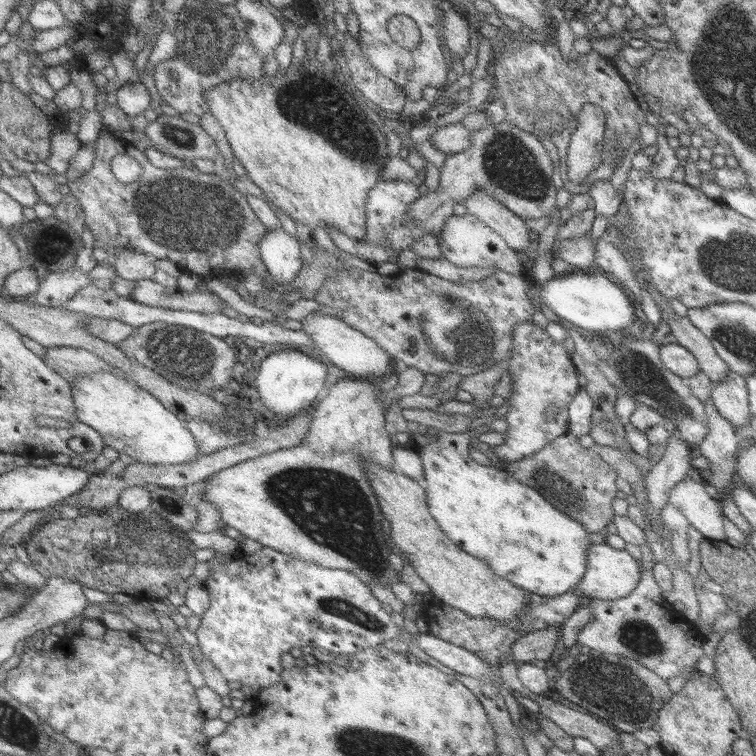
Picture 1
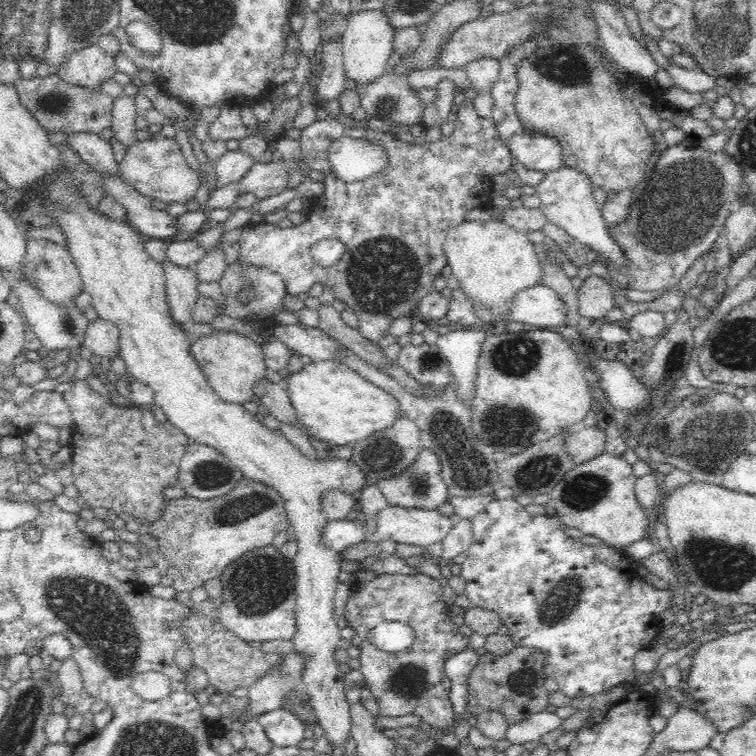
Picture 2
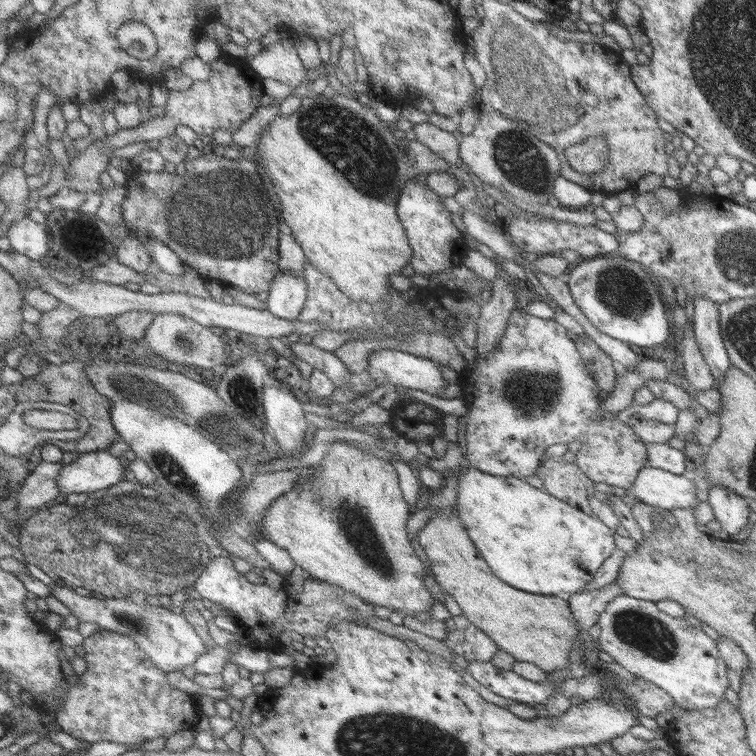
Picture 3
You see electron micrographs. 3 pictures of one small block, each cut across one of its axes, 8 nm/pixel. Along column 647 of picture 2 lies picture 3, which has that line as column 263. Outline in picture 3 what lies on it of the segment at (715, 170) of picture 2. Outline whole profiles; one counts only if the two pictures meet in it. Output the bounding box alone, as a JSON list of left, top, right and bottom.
[116,149,282,295]

